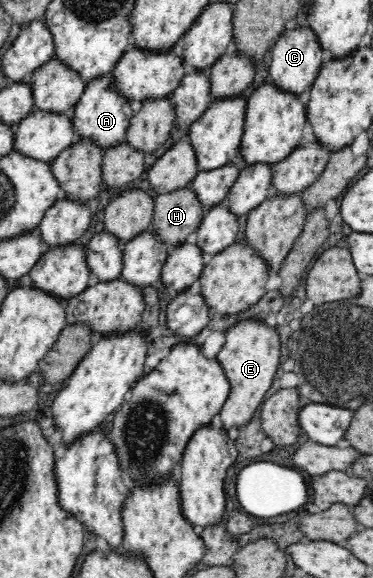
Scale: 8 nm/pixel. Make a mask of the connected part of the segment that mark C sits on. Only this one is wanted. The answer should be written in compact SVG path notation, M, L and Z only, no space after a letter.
M311 28L285 30L269 53L267 64L269 71L268 83L282 92L289 92L289 94L299 97L306 92L305 90L313 87L321 65L323 65L323 50L321 50L321 46L317 42L317 36L314 35Z

